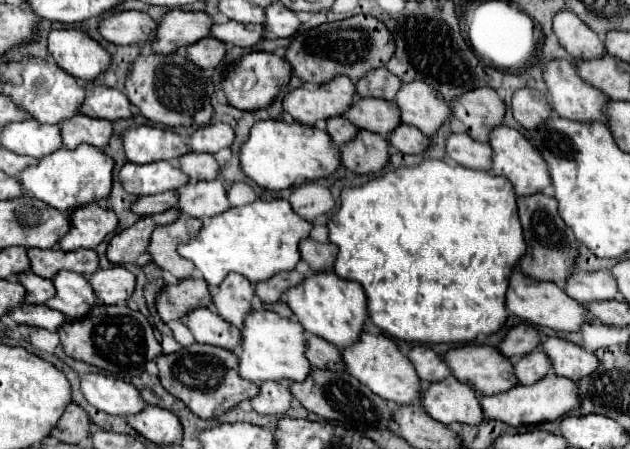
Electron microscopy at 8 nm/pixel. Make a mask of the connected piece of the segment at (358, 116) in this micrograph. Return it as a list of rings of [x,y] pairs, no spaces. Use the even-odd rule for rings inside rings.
[[[355,98],[353,106],[343,114],[361,130],[389,136],[401,124],[401,110],[395,102],[381,98]]]

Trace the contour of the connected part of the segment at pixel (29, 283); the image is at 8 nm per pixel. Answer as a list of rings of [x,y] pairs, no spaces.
[[[23,272],[17,278],[25,286],[25,290],[27,290],[27,296],[25,296],[27,300],[25,302],[45,304],[49,298],[55,296],[55,286],[47,278],[41,278],[41,276],[33,274],[33,272]]]

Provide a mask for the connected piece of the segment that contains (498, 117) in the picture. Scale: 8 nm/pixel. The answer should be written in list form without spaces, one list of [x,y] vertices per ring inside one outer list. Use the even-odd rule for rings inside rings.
[[[477,88],[459,96],[453,102],[453,112],[455,118],[465,124],[467,134],[473,140],[487,142],[491,128],[497,128],[503,122],[505,102],[493,88]]]

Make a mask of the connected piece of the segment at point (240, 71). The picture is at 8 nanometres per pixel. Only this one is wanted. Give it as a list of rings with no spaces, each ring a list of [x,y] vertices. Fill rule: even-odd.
[[[249,52],[241,58],[241,62],[235,62],[229,68],[223,82],[223,92],[227,96],[227,102],[239,110],[261,110],[269,108],[269,104],[289,86],[291,76],[291,64],[285,58],[271,52]]]

